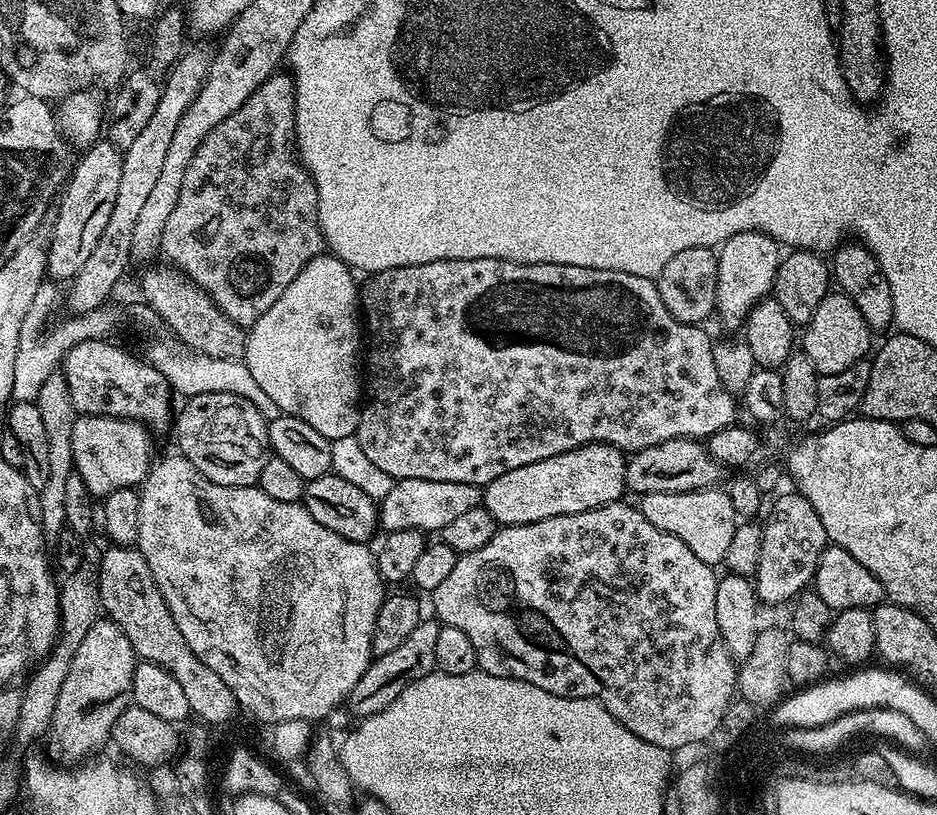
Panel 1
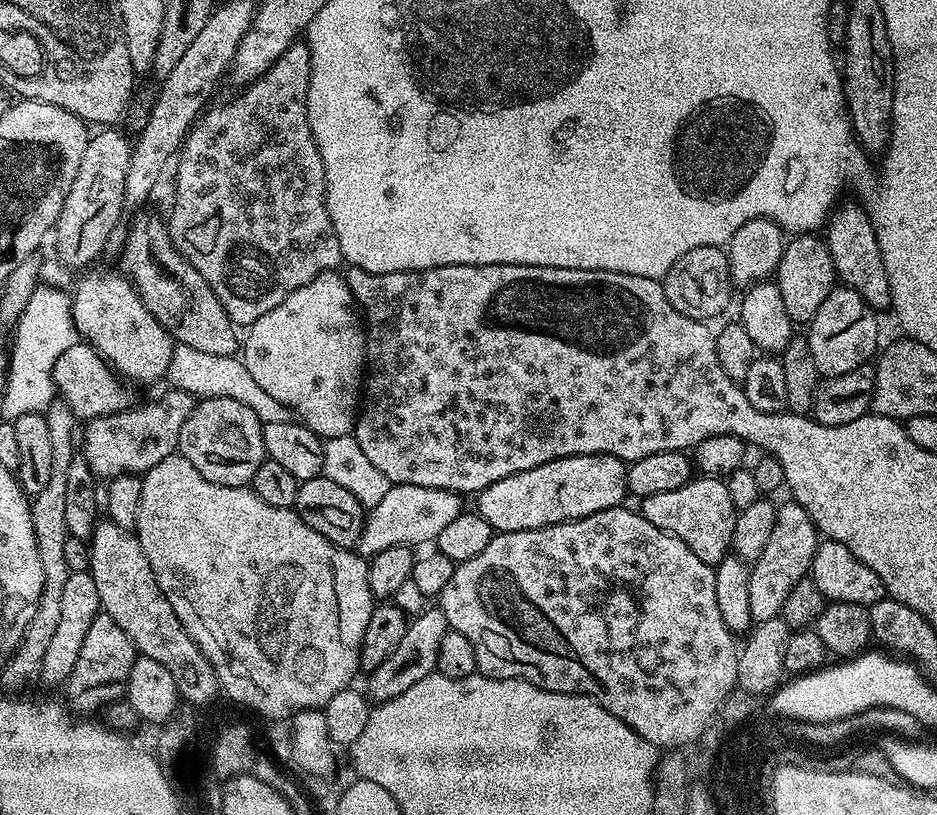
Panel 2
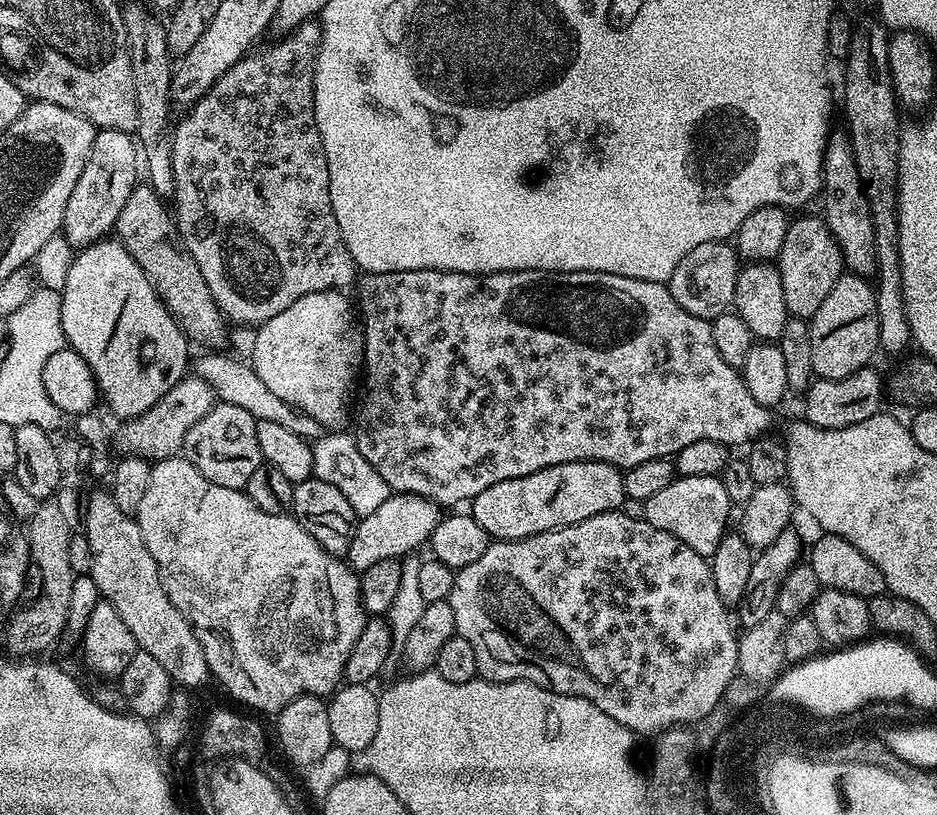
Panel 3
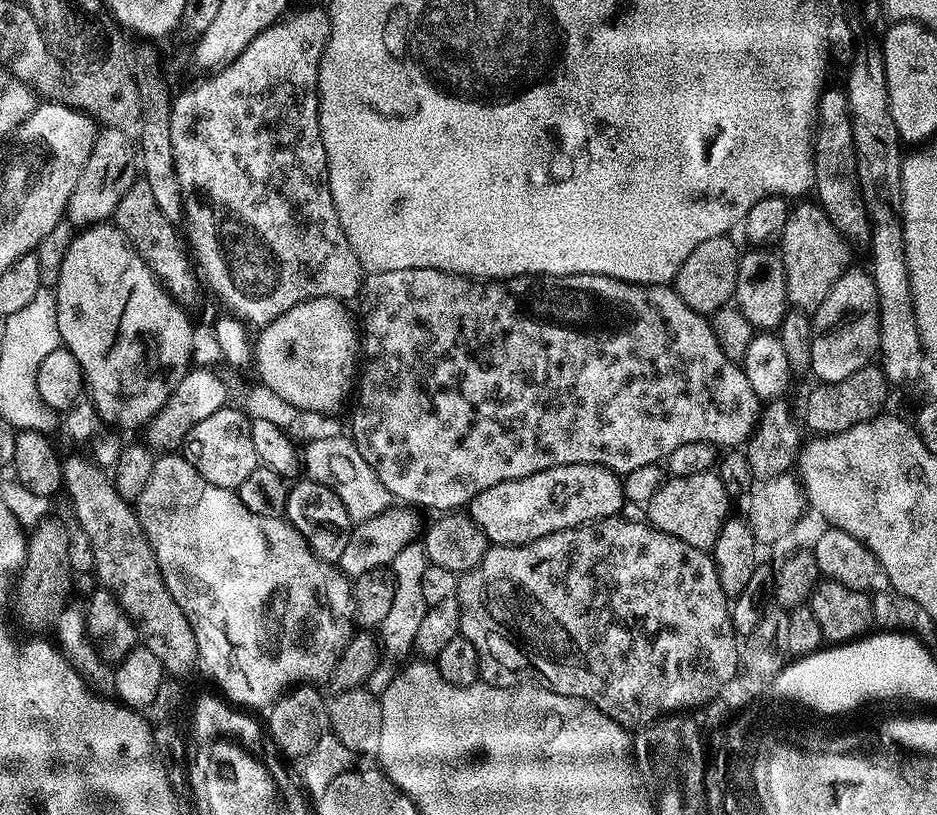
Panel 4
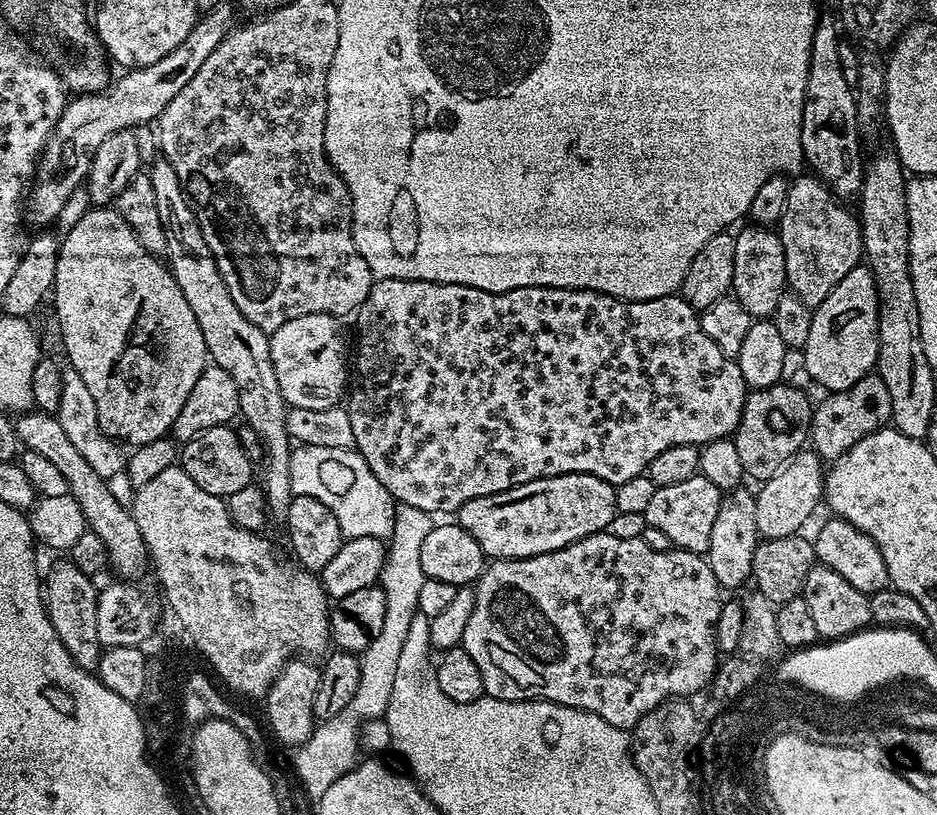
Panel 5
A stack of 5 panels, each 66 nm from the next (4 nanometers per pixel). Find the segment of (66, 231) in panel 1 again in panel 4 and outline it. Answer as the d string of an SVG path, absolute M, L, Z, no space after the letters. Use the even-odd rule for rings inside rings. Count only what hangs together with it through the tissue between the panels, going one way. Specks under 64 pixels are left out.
M104 128L97 131L94 150L82 170L82 175L78 177L74 194L70 194L67 219L76 226L91 226L107 221L114 216L119 200L137 179L138 148L134 141L122 134L122 130Z

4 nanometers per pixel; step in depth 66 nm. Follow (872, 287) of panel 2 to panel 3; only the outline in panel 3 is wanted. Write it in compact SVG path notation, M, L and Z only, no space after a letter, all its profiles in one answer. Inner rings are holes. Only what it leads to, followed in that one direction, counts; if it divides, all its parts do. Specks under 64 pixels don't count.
M833 131L828 137L828 145L824 147L822 200L823 196L822 219L827 228L832 231L832 237L836 239L842 250L845 269L857 276L871 277L876 272L874 222L864 193L864 184L860 181L858 166L854 162L852 143L848 140L847 131Z

